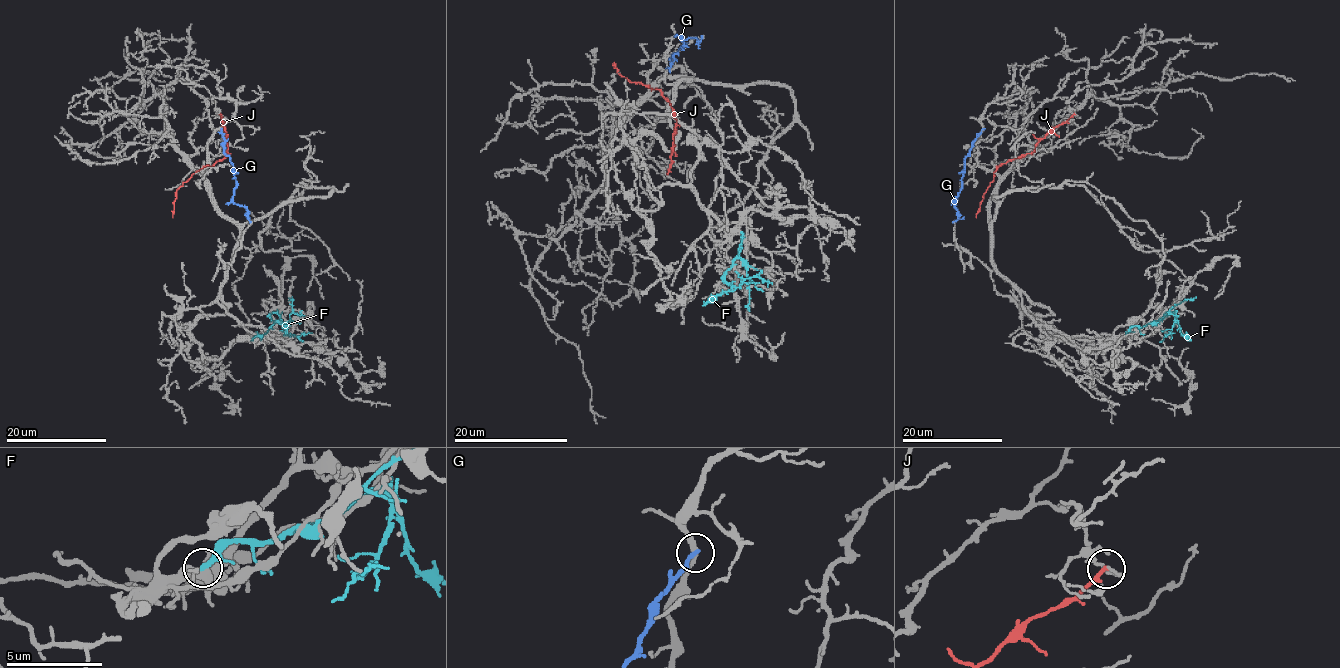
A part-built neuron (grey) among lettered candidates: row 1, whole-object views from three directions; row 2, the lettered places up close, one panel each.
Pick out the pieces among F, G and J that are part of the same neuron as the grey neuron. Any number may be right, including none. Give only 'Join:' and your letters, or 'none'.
Join: none

